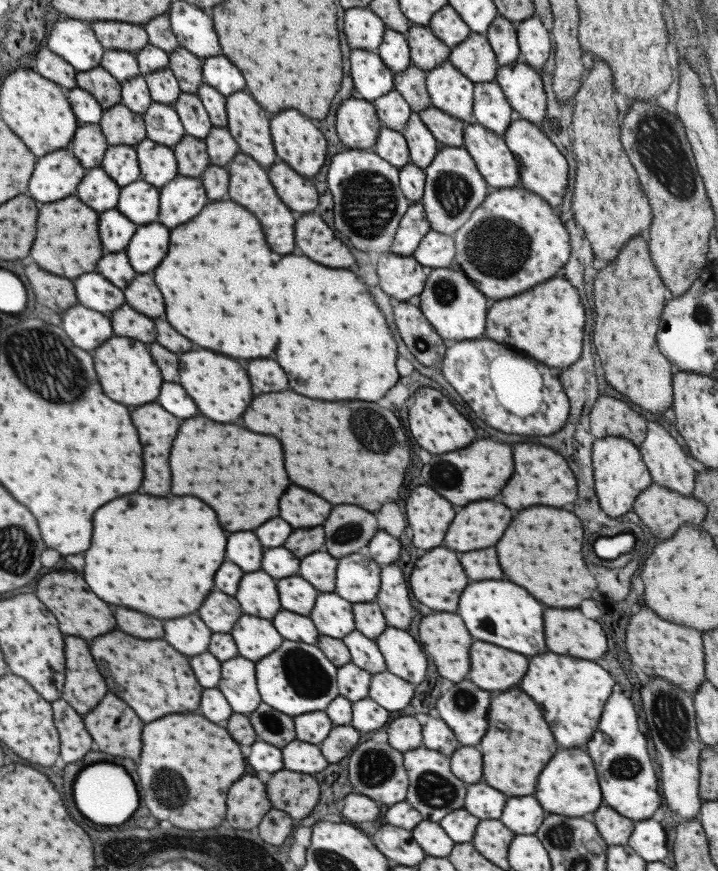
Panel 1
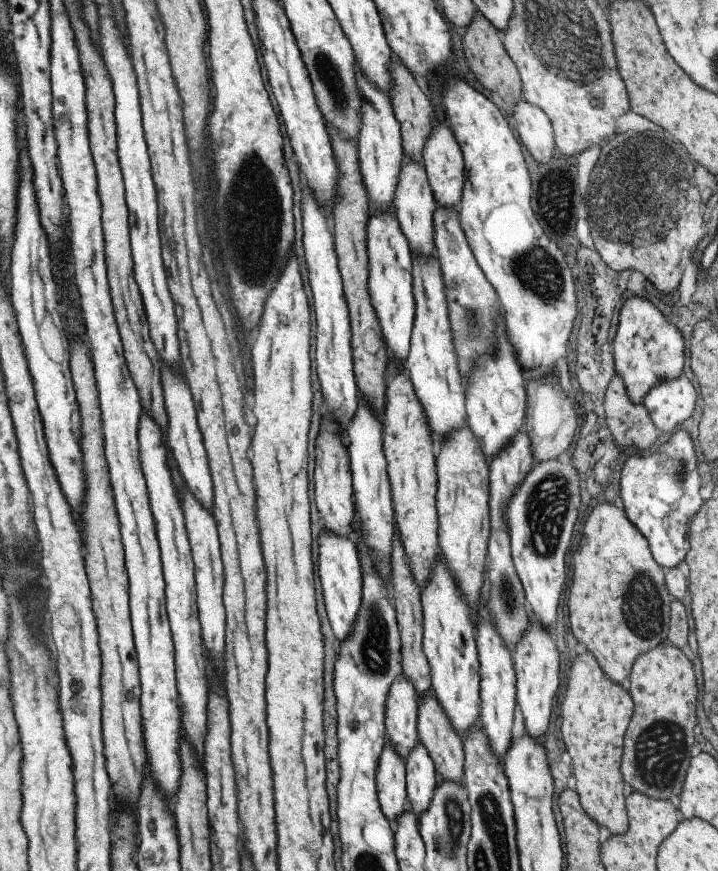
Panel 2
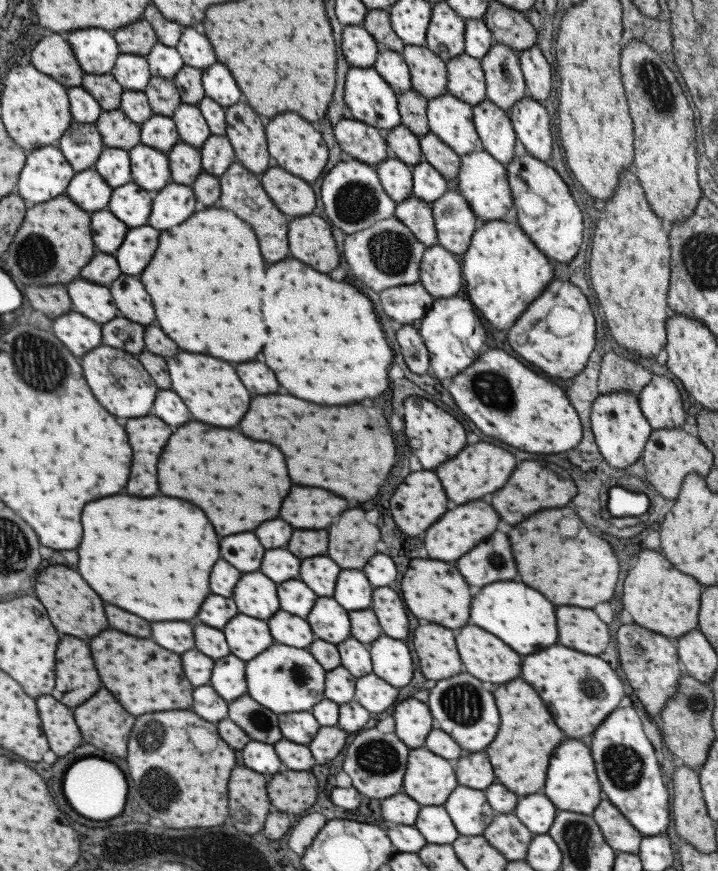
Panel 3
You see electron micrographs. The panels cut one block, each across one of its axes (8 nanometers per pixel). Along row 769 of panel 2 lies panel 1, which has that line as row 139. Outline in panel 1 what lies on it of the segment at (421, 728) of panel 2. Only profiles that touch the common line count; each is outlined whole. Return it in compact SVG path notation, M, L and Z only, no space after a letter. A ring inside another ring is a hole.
M427 106L418 114L437 142L441 142L444 146L463 147L464 123L461 120L455 120L455 117L441 112L435 106Z

